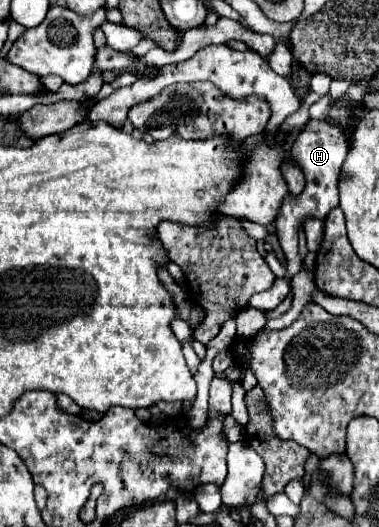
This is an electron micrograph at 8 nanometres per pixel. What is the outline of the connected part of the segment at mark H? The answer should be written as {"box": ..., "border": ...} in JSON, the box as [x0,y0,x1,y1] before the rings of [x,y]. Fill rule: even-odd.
{"box":[253,120,347,310],"border":[[[309,120],[305,128],[299,132],[299,136],[295,138],[291,154],[291,158],[299,162],[299,168],[305,174],[305,190],[299,196],[289,194],[289,198],[285,198],[285,206],[281,206],[281,218],[277,218],[275,222],[275,234],[289,260],[287,274],[283,278],[277,278],[269,290],[253,295],[257,296],[257,300],[269,300],[273,306],[269,310],[276,308],[287,297],[290,291],[289,281],[303,266],[303,260],[299,258],[299,250],[297,250],[297,238],[307,218],[325,218],[335,206],[339,206],[339,196],[337,196],[339,180],[337,179],[347,156],[347,139],[337,124],[323,122],[323,120]]]}

